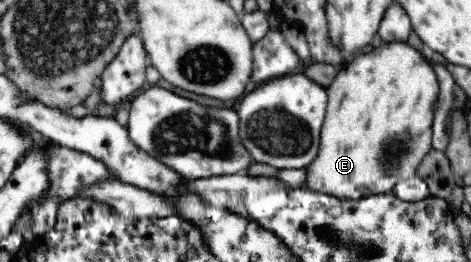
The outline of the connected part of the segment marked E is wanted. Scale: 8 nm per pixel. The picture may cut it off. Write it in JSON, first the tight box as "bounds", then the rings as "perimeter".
{"bounds":[304,42,439,200],"perimeter":[[[384,42],[380,47],[375,47],[371,52],[359,54],[353,57],[342,68],[339,68],[338,73],[333,79],[333,83],[327,87],[327,95],[329,102],[327,104],[326,116],[323,127],[321,128],[319,152],[317,158],[305,168],[306,184],[304,188],[315,192],[322,192],[329,196],[337,198],[350,198],[351,200],[359,200],[371,194],[383,194],[390,192],[399,180],[407,180],[416,172],[416,168],[421,164],[421,160],[433,150],[433,118],[435,104],[439,100],[439,81],[434,68],[429,65],[429,61],[421,57],[421,53],[413,49],[407,42]]]}

